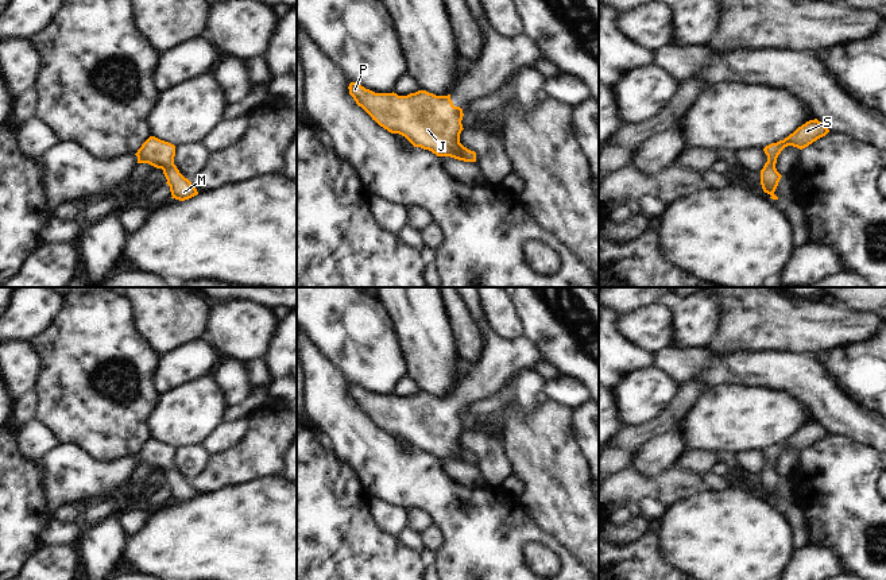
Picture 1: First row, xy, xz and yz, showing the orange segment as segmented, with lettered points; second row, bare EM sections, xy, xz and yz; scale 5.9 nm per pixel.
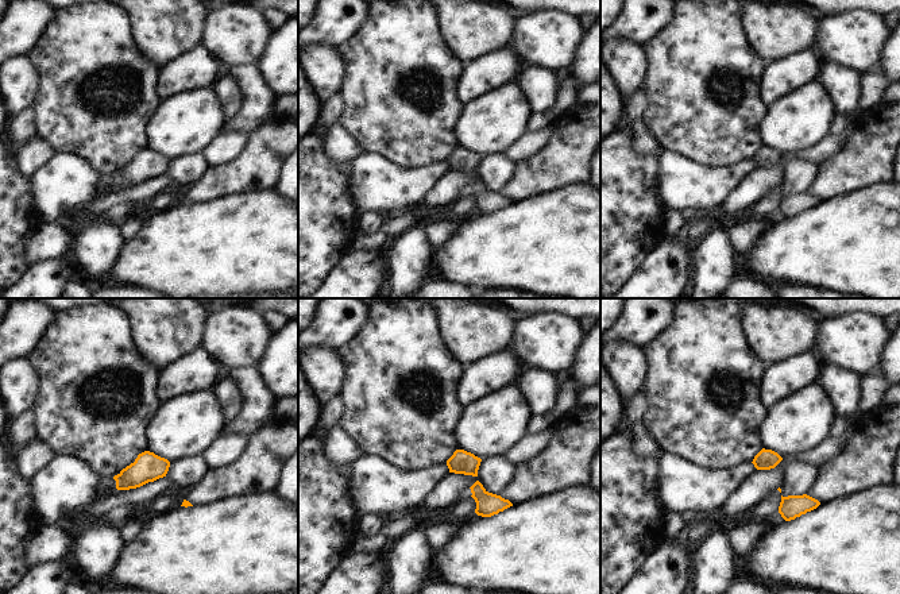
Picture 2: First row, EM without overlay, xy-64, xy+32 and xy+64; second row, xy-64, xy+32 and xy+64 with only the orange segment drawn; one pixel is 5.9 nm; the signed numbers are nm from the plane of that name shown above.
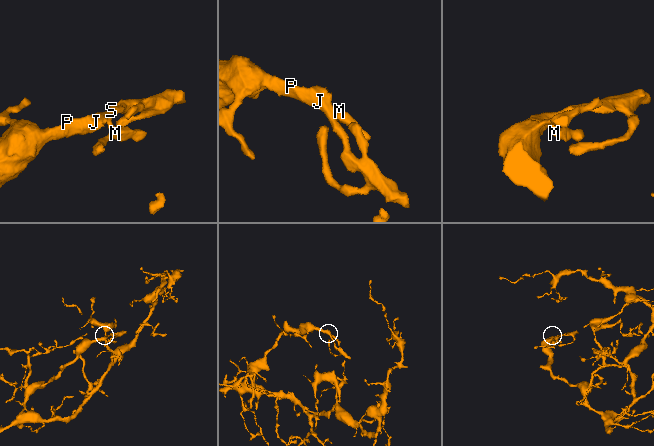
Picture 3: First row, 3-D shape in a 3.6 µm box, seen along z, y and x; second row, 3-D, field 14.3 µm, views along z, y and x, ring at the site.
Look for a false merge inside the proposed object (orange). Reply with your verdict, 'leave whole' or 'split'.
leave whole

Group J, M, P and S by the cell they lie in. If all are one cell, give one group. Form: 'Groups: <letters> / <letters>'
Groups: J M P S.

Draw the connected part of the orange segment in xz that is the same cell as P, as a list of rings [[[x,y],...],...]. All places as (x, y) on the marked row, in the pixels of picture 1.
[[[351,82],[348,89],[372,120],[388,132],[405,136],[414,147],[437,156],[476,162],[476,152],[460,143],[464,113],[453,105],[450,94],[436,96],[426,90],[407,96],[375,93],[357,82]]]

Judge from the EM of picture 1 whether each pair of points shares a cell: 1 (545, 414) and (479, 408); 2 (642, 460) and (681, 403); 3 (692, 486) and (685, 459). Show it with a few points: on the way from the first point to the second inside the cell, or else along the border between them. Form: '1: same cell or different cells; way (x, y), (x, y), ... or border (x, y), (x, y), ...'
1: different cells; border (514, 397), (500, 412)
2: different cells; border (674, 426), (639, 447)
3: different cells; border (676, 466), (693, 472), (711, 474)

